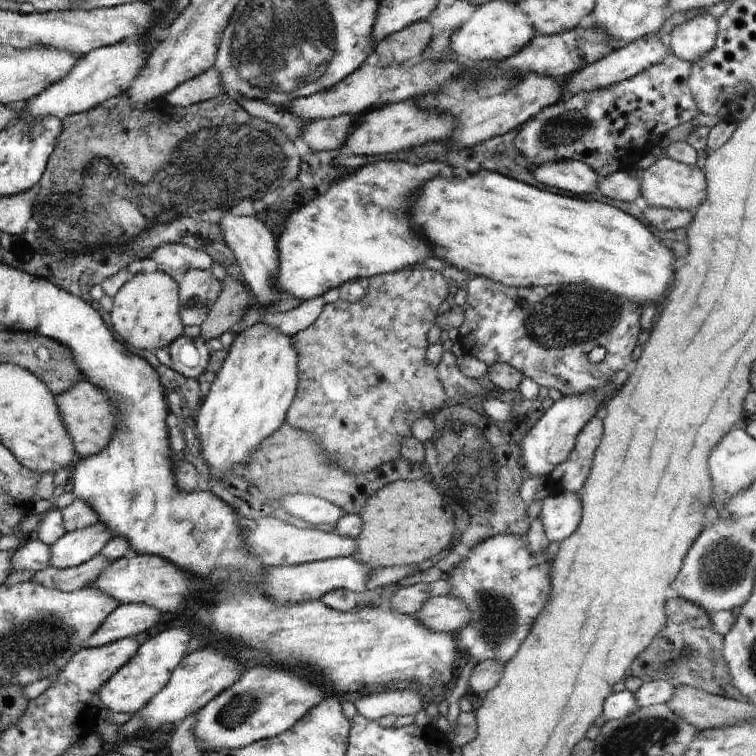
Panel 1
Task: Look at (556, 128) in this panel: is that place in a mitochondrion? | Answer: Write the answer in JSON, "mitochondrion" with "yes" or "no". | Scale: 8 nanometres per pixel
{"mitochondrion":"yes"}

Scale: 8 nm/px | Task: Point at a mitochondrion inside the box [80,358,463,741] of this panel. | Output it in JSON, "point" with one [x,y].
{"point":[239,710]}

